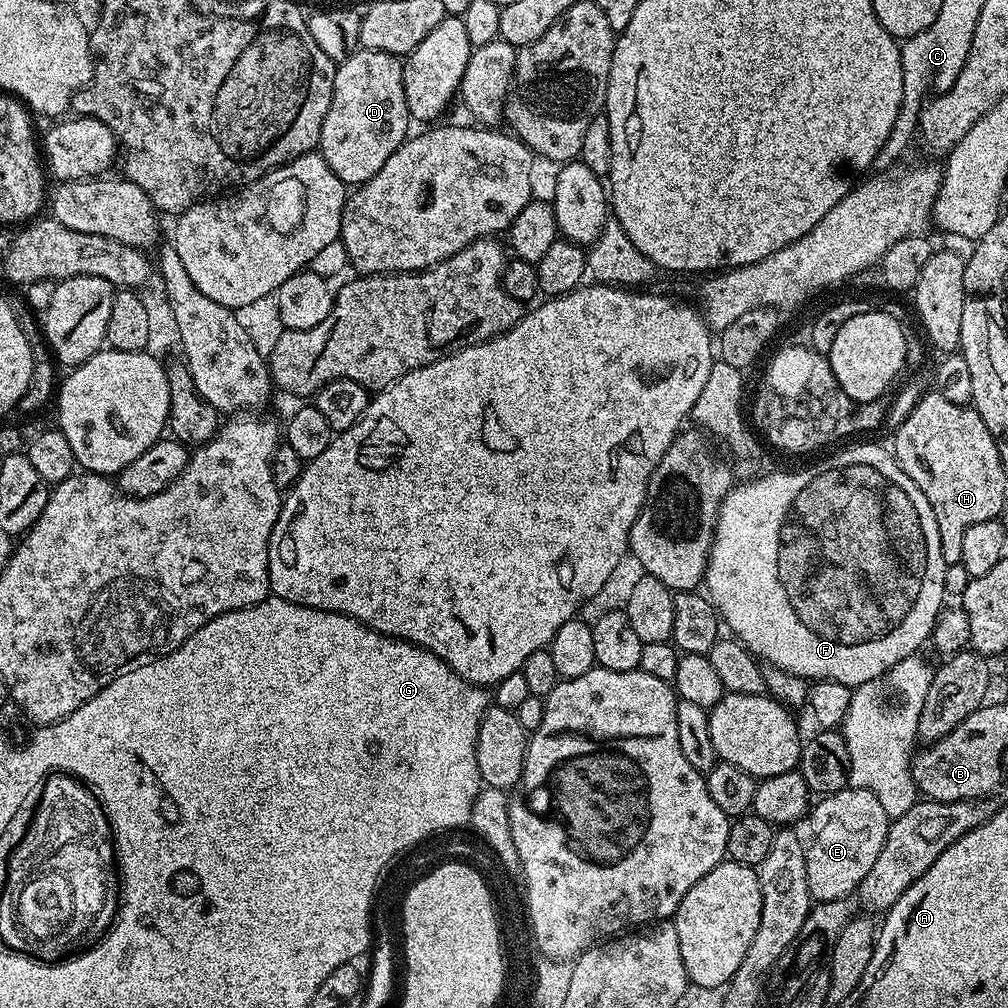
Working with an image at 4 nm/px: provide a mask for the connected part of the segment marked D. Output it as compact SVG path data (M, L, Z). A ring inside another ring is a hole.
M357 50L352 53L350 58L339 61L336 73L334 74L334 86L332 87L332 101L330 102L330 110L326 110L326 118L322 122L322 134L318 145L319 155L324 157L326 166L330 166L330 170L334 170L336 177L341 180L345 186L363 186L368 183L370 178L374 178L374 174L378 174L378 170L382 170L382 166L386 166L386 158L390 158L390 154L394 154L394 150L398 150L398 146L403 144L410 135L410 117L408 115L408 107L406 106L406 90L402 86L402 78L404 77L404 66L401 57L391 56L385 52L369 52L367 50Z

